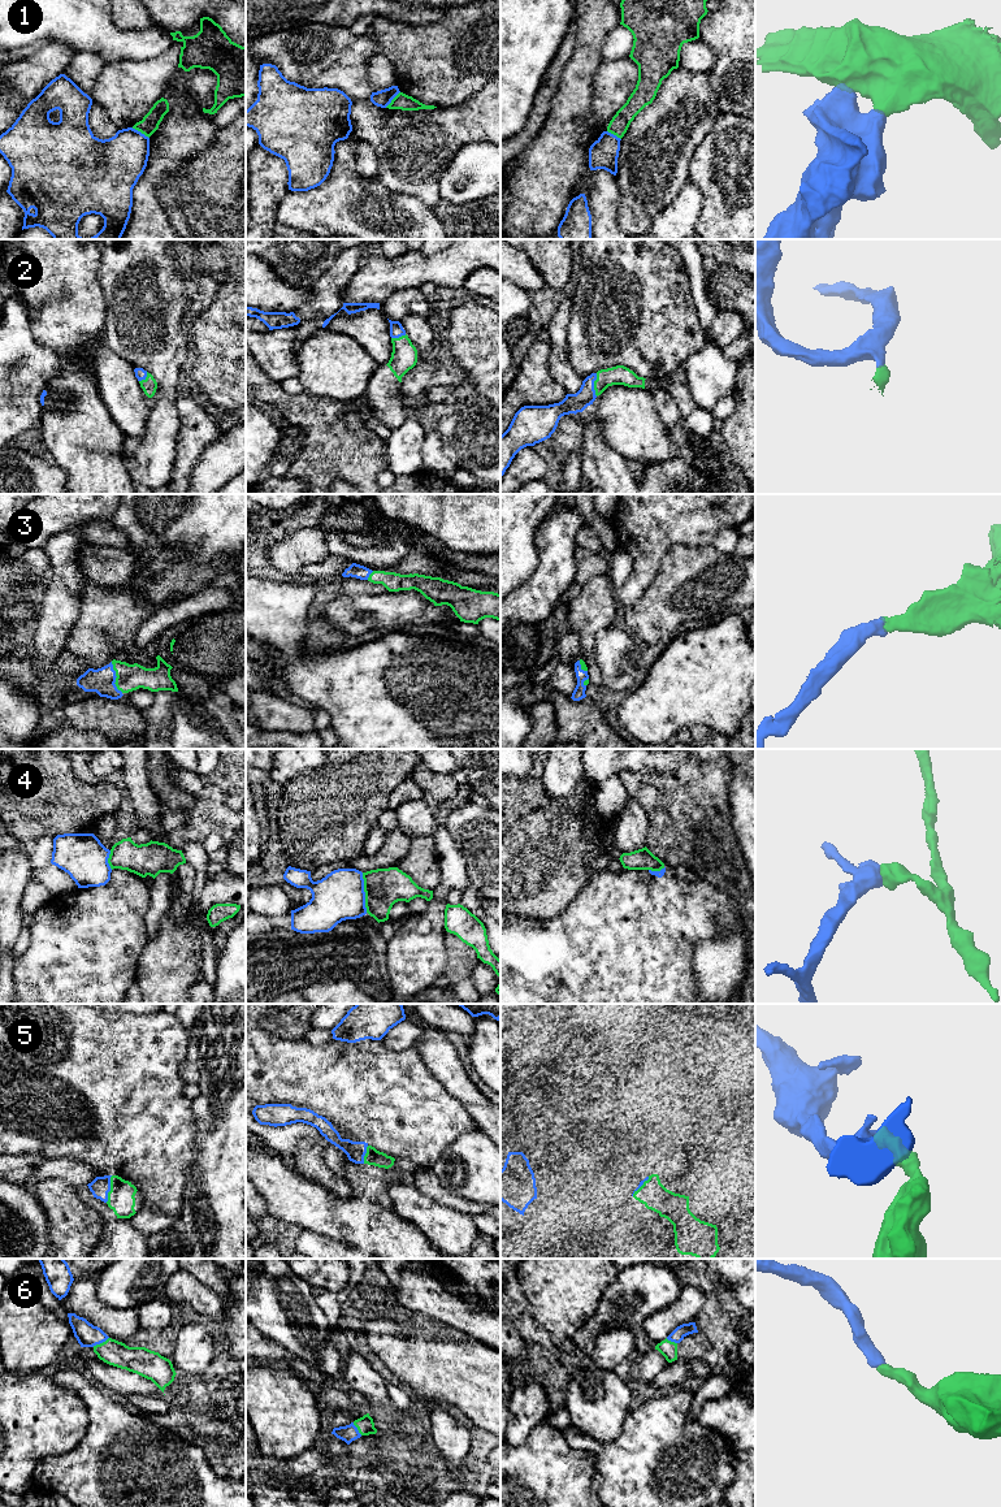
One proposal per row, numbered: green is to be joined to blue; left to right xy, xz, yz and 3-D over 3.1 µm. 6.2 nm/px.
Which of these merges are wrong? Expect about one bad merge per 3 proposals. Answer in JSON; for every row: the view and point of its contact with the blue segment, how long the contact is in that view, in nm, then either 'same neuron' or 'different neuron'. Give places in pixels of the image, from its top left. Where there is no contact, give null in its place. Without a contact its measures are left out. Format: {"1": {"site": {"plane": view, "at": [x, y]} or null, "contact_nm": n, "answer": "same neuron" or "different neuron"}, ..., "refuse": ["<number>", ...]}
{"1": {"site": {"plane": "xy", "at": [139, 131]}, "contact_nm": 130, "answer": "different neuron"}, "2": {"site": {"plane": "yz", "at": [593, 385]}, "contact_nm": 140, "answer": "same neuron"}, "3": {"site": {"plane": "xy", "at": [116, 676]}, "contact_nm": 200, "answer": "same neuron"}, "4": {"site": {"plane": "xz", "at": [364, 892]}, "contact_nm": 260, "answer": "different neuron"}, "5": {"site": {"plane": "xy", "at": [109, 1189]}, "contact_nm": 170, "answer": "same neuron"}, "6": {"site": {"plane": "xy", "at": [100, 1342]}, "contact_nm": 120, "answer": "same neuron"}, "refuse": ["1", "4"]}

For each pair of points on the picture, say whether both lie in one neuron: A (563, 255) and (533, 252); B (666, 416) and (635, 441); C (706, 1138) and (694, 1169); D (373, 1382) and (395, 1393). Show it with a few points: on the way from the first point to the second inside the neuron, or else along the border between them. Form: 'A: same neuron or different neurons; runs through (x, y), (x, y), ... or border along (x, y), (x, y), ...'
A: same neuron; runs through (555, 255), (541, 252)
B: different neurons; border along (651, 392), (657, 415), (670, 432)
C: same neuron; runs through (698, 1146), (696, 1148), (696, 1161)
D: different neurons; border along (386, 1385), (391, 1403)

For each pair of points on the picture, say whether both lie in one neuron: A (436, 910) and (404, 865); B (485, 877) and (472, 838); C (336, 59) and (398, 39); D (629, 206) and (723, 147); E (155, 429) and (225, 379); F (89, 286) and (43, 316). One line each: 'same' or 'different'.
A: different
B: same
C: different
D: different
E: different
F: same

